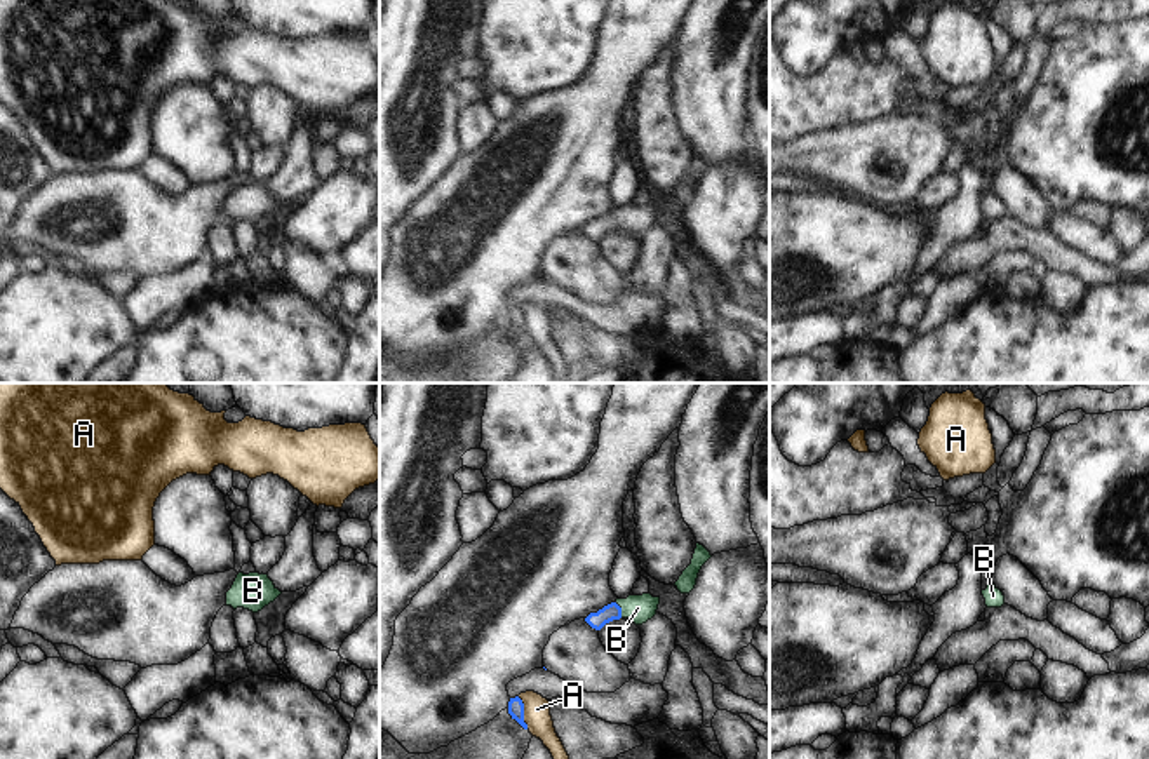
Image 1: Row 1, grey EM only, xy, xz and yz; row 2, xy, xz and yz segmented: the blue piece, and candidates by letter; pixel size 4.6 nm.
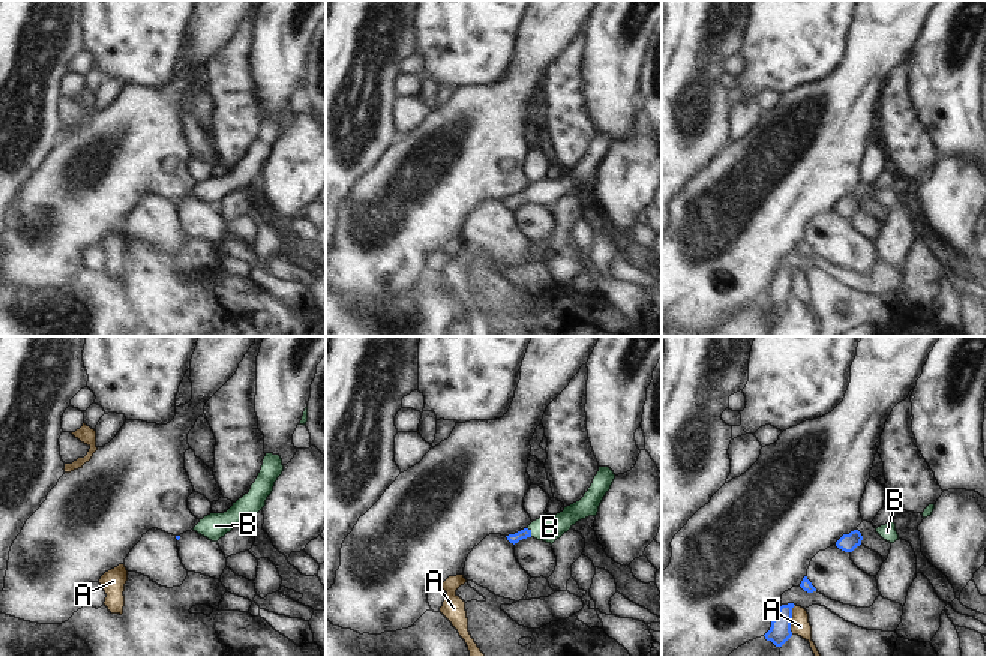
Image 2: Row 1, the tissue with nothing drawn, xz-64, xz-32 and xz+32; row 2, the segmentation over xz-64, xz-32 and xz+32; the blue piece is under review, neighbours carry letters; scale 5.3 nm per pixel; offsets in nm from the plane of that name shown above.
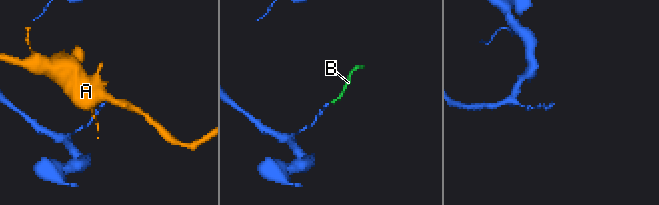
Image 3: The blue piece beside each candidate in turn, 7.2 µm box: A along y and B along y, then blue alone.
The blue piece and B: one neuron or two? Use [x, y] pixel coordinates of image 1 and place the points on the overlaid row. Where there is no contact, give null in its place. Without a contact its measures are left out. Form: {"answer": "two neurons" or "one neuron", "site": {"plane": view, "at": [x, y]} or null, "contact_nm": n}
{"answer": "one neuron", "site": {"plane": "xz", "at": [620, 610]}, "contact_nm": 80}

